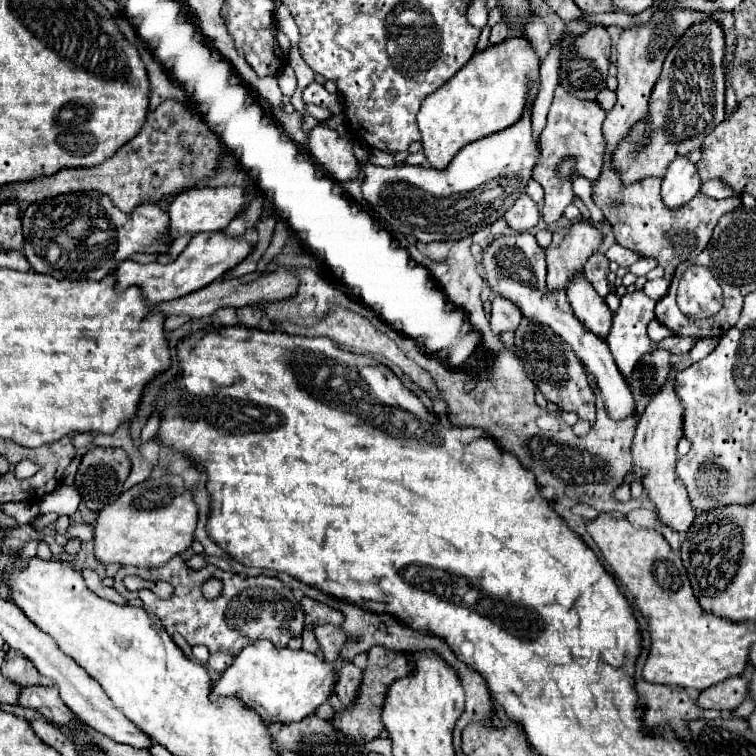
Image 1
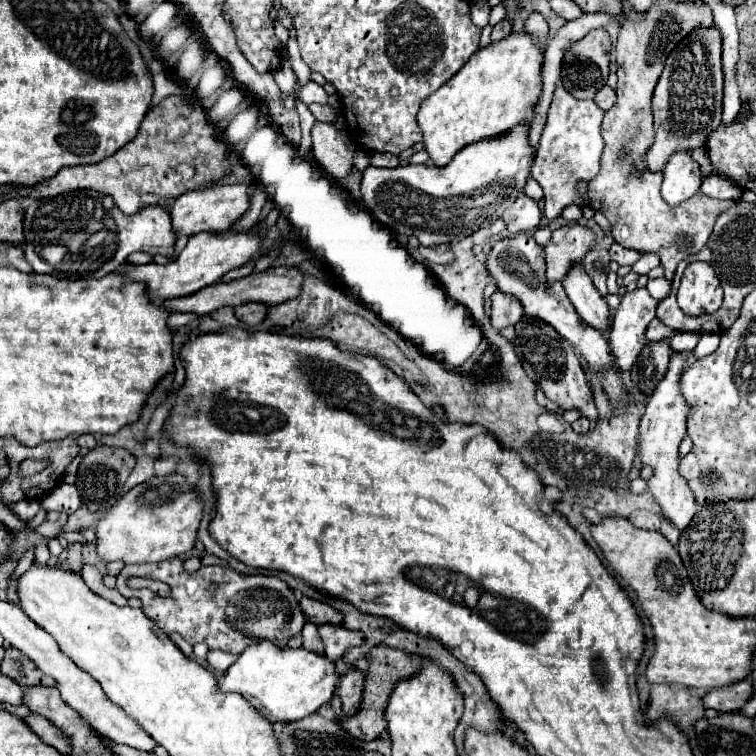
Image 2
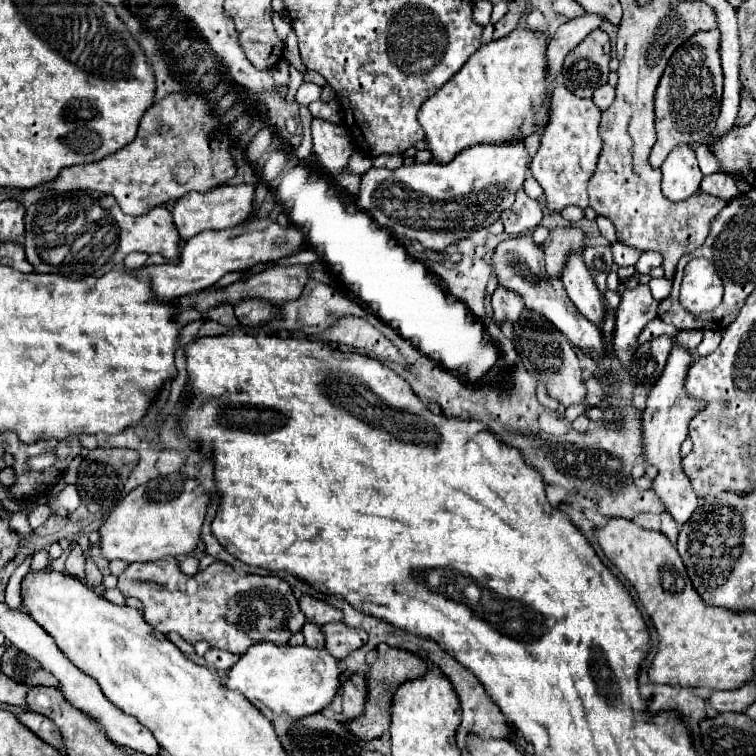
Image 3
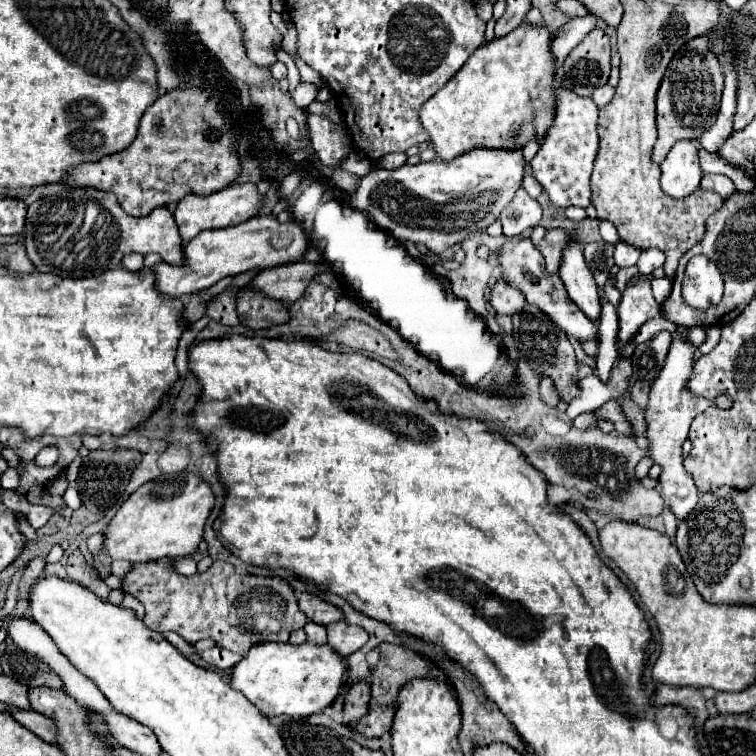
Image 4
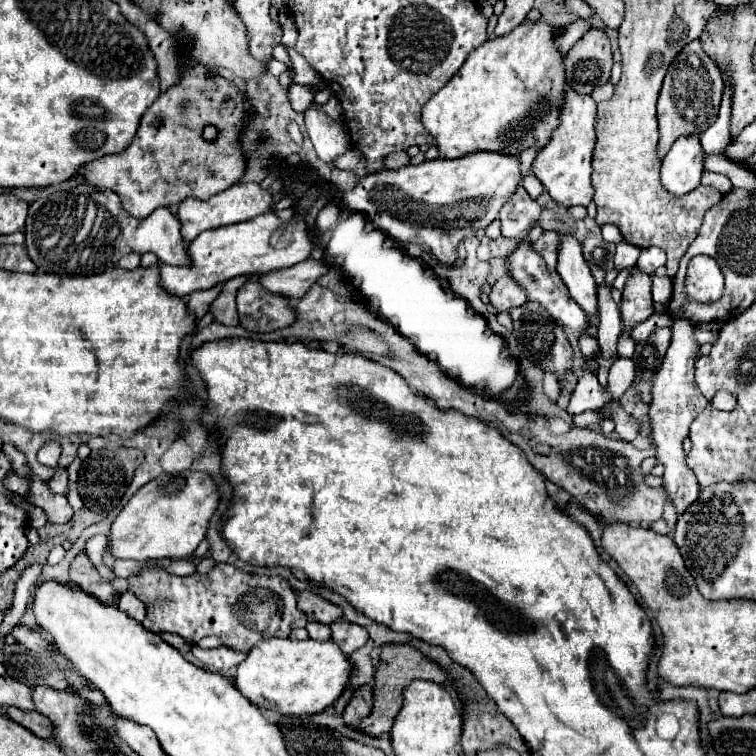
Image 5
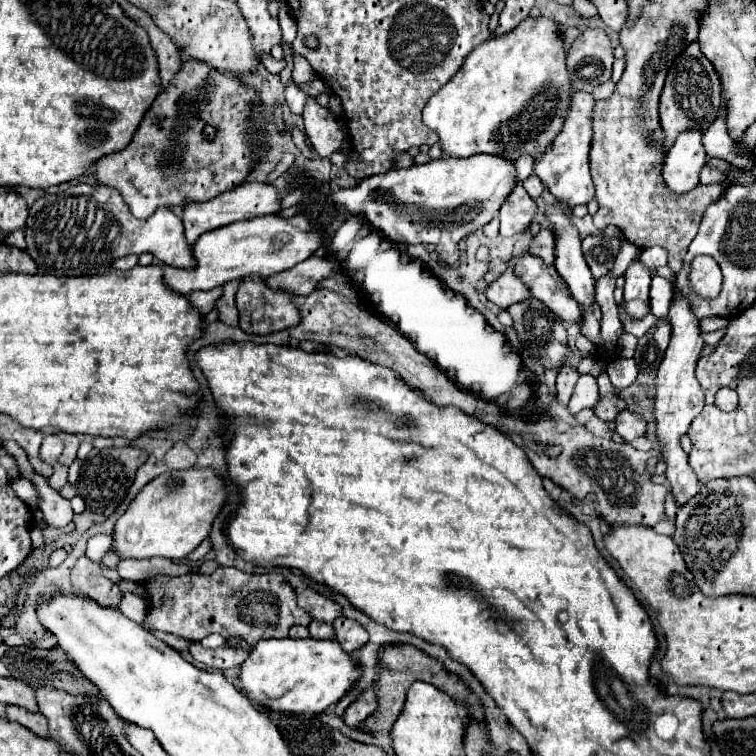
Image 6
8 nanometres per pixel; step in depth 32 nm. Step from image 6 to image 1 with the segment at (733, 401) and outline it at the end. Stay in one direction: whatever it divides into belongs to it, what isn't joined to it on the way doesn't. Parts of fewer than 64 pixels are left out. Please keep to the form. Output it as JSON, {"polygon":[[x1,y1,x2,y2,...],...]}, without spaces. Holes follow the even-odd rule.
{"polygon":[[672,364,666,382,654,394,654,398,648,402,644,414,640,416,636,436,634,436,634,446,632,446,632,458,634,458,634,472,640,472,640,470,648,472,646,476,642,476,642,482,644,482,646,494,658,508,660,522,670,526,672,530,684,534,692,526,696,510,690,504,684,482,676,474,676,460,678,460,676,446,678,446,680,438,684,436,684,406,682,406,680,398,676,396,676,372,678,372,678,368,676,368,676,364]]}

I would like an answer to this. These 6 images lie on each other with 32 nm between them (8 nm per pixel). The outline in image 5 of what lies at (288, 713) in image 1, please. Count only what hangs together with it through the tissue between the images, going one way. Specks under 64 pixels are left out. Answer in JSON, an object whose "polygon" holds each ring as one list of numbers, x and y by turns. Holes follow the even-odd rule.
{"polygon":[[260,640,250,652,248,658,238,664,236,688,264,712,278,712,288,716,318,714,332,706,338,696,348,686,352,676,352,664,348,656,334,644,316,642,316,640]]}

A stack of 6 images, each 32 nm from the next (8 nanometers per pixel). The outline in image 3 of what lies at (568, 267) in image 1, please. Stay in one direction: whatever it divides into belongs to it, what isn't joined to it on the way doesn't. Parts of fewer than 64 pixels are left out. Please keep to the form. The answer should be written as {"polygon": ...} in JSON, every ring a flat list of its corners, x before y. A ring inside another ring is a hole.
{"polygon":[[564,228,550,230,550,236,540,246,546,254,548,276,560,276,568,250,580,250,582,246,586,246,586,236,580,228,568,228,568,232,564,232]]}

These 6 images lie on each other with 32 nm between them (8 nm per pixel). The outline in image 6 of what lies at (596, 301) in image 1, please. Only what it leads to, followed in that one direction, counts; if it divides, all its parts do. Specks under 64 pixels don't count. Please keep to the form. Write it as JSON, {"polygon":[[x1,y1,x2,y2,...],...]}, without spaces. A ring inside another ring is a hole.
{"polygon":[[546,206,546,218,556,238,554,268,568,282,574,300,586,308,594,302,594,278,580,250,580,234,562,206]]}

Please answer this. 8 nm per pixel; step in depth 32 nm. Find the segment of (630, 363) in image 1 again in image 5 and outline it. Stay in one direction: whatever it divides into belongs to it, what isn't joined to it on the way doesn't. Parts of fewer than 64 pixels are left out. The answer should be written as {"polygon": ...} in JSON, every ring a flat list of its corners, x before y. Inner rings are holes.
{"polygon":[[632,266,630,276,626,280,626,286,624,286,622,302,620,302,624,334,628,334,630,328,636,326,638,322,642,322,654,314,650,282,652,282,650,274,640,270,638,266]]}

